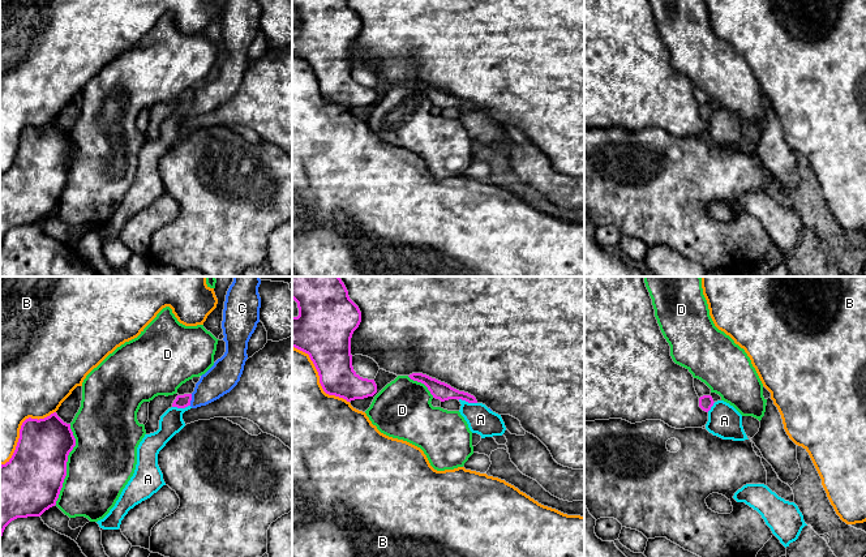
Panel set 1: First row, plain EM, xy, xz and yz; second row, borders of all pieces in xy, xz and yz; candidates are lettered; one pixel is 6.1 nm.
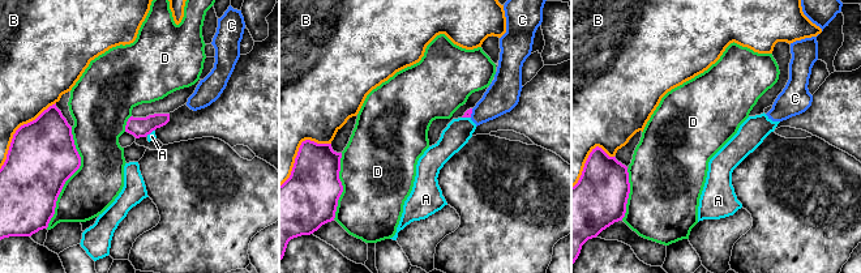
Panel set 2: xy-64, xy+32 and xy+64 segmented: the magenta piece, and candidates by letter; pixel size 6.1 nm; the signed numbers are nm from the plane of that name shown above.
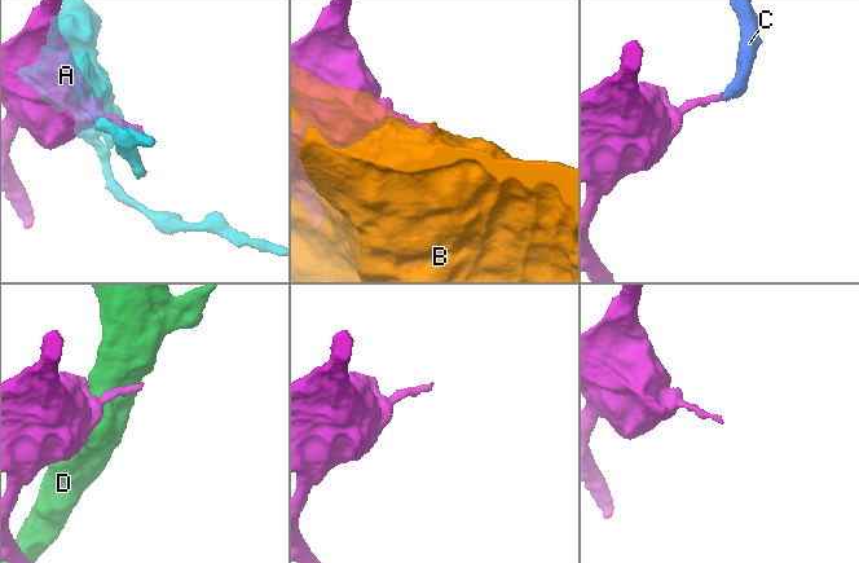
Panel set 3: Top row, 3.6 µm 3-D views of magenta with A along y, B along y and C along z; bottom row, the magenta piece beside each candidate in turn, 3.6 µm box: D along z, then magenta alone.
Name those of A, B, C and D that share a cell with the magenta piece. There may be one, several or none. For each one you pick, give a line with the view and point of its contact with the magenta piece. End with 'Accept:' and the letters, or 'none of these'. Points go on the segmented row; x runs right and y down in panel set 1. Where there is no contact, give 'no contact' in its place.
Accept: none of these

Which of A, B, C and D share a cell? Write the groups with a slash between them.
A C / B / D

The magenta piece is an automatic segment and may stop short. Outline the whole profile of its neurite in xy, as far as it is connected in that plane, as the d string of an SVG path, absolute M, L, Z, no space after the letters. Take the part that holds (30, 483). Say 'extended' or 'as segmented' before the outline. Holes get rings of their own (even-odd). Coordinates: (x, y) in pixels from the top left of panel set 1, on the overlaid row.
as segmented; M56 412L44 419L26 419L20 429L20 438L12 458L0 466L0 539L5 527L17 518L40 517L56 505L67 476L68 455L76 446L70 424L64 423Z

